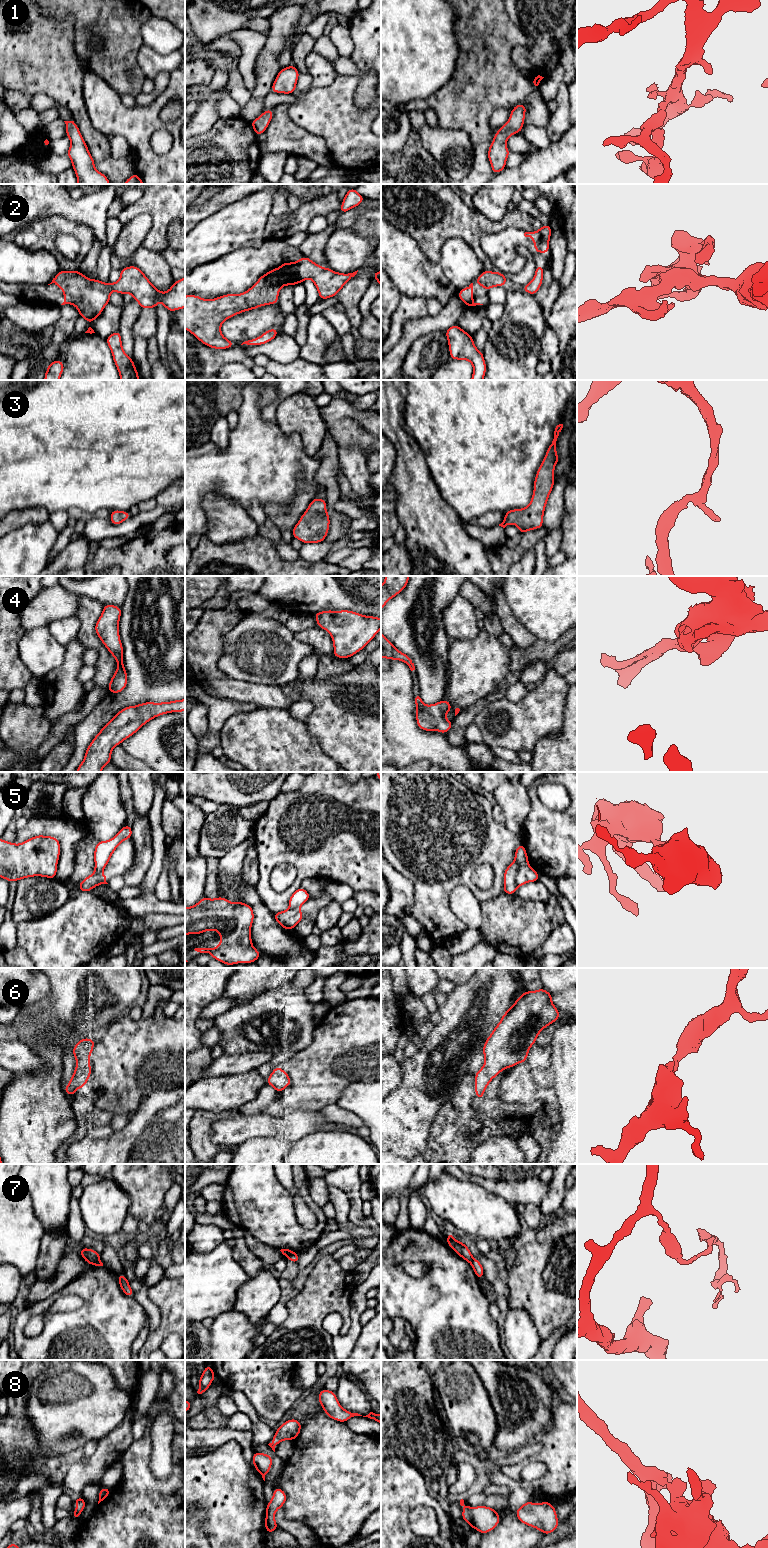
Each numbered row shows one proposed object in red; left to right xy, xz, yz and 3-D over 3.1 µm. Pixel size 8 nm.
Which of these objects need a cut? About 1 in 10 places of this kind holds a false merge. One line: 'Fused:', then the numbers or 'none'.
Fused: 5, 7

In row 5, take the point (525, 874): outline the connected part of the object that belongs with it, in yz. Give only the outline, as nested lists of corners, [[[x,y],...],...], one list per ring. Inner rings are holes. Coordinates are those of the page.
[[[524,864],[519,867],[515,881],[517,886],[522,886],[528,882],[539,881],[539,874],[529,864]]]

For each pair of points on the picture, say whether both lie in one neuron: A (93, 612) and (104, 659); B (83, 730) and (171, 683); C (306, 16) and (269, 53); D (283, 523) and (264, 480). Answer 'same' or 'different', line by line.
A: same
B: same
C: different
D: different

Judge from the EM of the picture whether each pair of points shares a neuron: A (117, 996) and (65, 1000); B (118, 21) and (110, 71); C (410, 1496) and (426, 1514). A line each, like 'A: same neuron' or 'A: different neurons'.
A: same neuron
B: same neuron
C: different neurons

